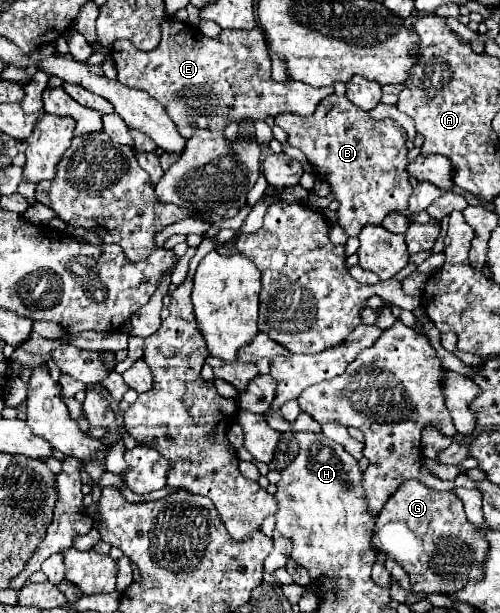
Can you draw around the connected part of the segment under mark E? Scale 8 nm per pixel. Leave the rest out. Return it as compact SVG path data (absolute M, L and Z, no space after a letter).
M171 18L161 24L161 36L163 36L161 44L153 52L141 52L129 40L117 40L111 46L111 56L117 70L117 80L129 88L145 90L149 92L149 96L159 100L183 138L191 138L197 130L225 132L227 124L231 122L267 120L269 116L277 116L279 112L295 112L297 116L311 116L317 104L333 92L333 86L313 88L313 86L305 86L305 82L293 82L293 80L287 80L285 84L277 84L271 78L271 58L265 50L263 34L257 28L221 30L217 38L207 38L199 32L199 28Z

